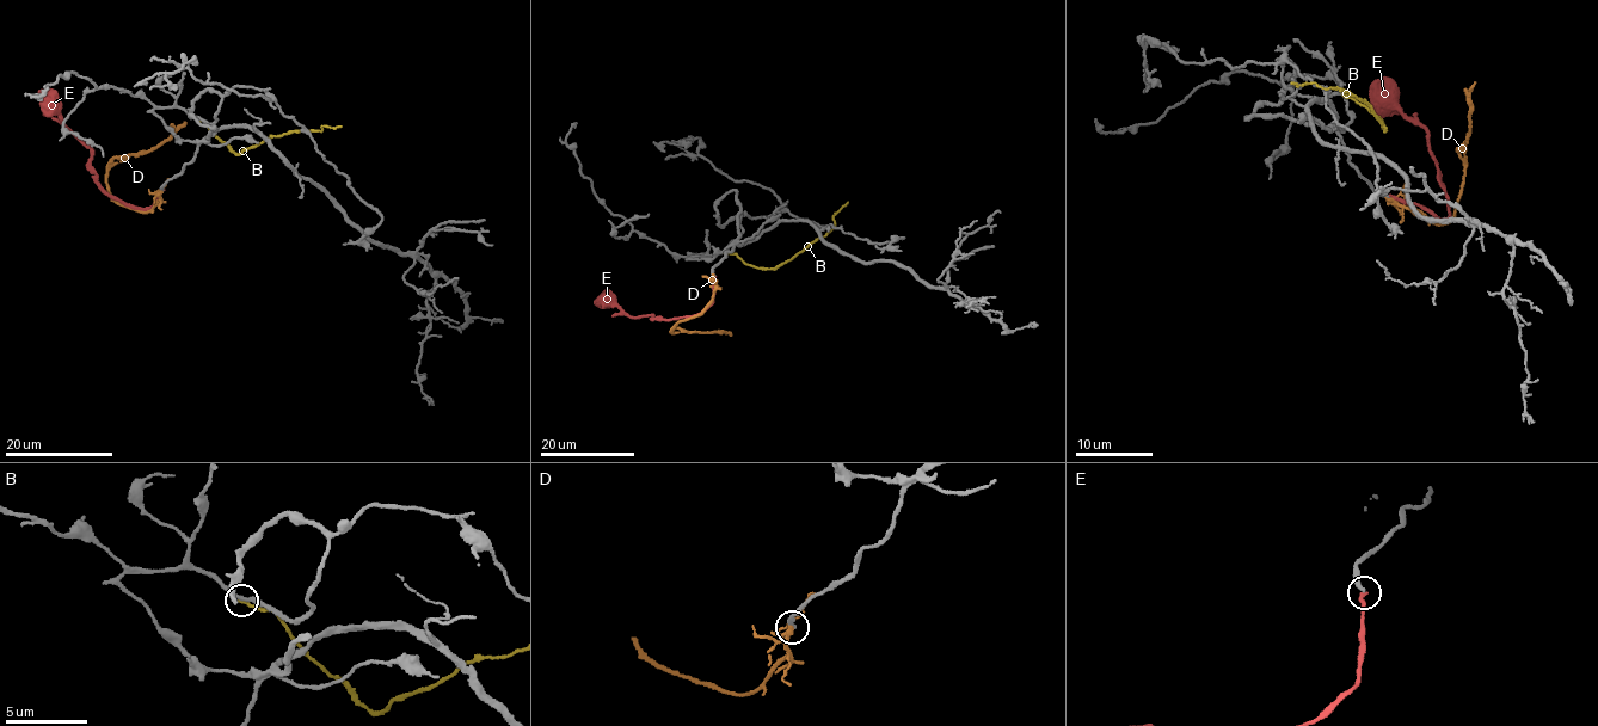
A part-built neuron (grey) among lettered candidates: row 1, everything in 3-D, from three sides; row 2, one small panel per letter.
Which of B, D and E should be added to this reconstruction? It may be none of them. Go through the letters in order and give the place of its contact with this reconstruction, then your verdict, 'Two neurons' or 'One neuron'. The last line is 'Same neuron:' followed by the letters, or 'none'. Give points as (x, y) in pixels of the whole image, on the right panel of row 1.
B: Touches grey at (1343, 93). Two neurons
D: Touches grey at (1387, 197). Two neurons
E: Touches grey at (1389, 196). Two neurons
Same neuron: none

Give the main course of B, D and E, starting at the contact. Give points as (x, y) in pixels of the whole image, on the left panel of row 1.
B: (192, 117), (203, 120), (239, 154), (268, 137), (320, 130), (323, 125), (342, 127)
D: (161, 190), (148, 211), (118, 204), (112, 197), (106, 165), (115, 158), (157, 148), (186, 122)
E: (163, 189), (148, 208), (114, 200), (99, 184), (91, 165), (90, 148), (72, 133), (41, 88)

